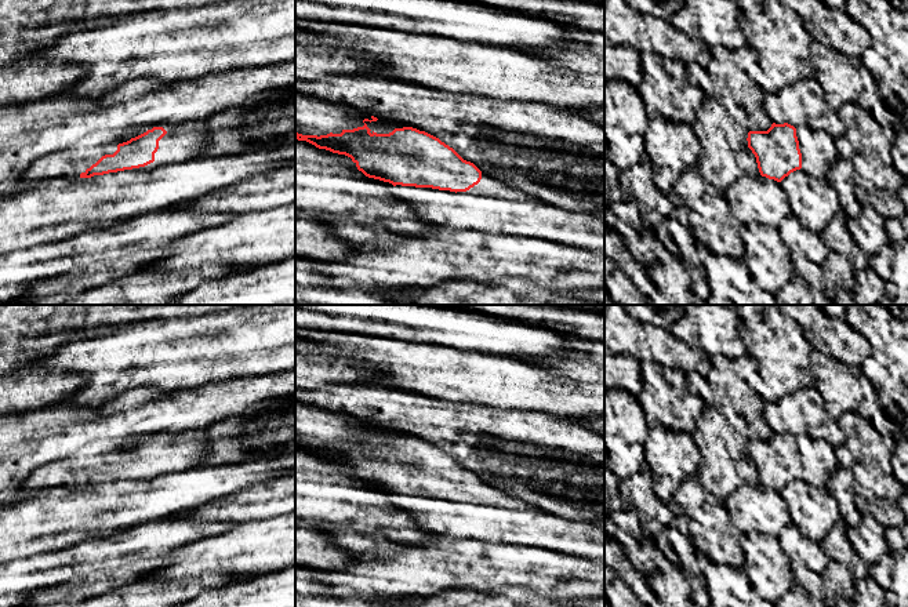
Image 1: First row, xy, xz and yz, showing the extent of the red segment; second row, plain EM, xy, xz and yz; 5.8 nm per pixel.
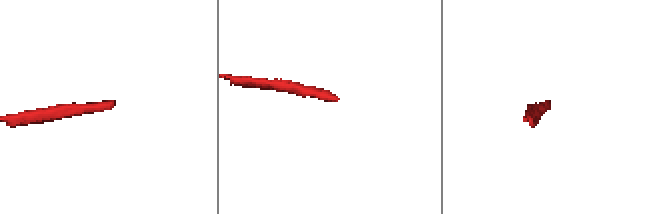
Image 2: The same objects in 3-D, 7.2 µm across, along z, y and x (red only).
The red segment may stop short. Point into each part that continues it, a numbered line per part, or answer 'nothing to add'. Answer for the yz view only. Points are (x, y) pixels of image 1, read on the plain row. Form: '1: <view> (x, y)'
1: yz (818, 461)

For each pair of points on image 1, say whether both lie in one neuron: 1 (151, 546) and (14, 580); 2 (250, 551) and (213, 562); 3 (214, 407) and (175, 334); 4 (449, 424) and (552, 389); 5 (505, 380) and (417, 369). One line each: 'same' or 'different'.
1: same
2: same
3: different
4: different
5: same

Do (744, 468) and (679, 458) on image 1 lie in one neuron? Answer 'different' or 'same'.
different

